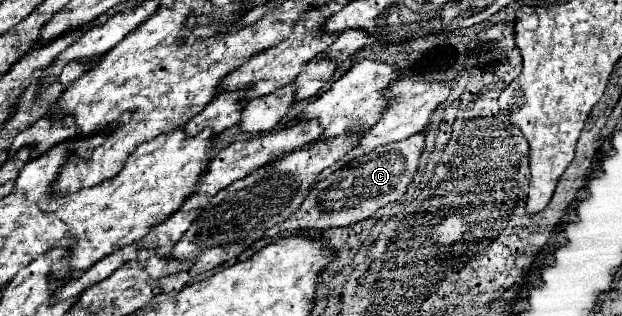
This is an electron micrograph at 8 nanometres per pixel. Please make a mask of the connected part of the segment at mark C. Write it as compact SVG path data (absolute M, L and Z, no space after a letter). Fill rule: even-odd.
M418 132L402 142L392 142L386 146L380 146L372 150L370 154L364 154L360 158L350 160L336 172L332 172L328 178L318 182L308 198L302 202L300 210L284 220L282 224L270 228L266 234L282 234L290 230L308 230L308 228L318 228L318 230L328 230L328 228L338 228L338 226L350 226L360 220L370 218L378 208L398 202L404 192L408 190L410 182L414 180L414 174L418 172L420 166L420 154L426 146L426 132ZM352 174L360 174L360 186L356 180L352 180Z

